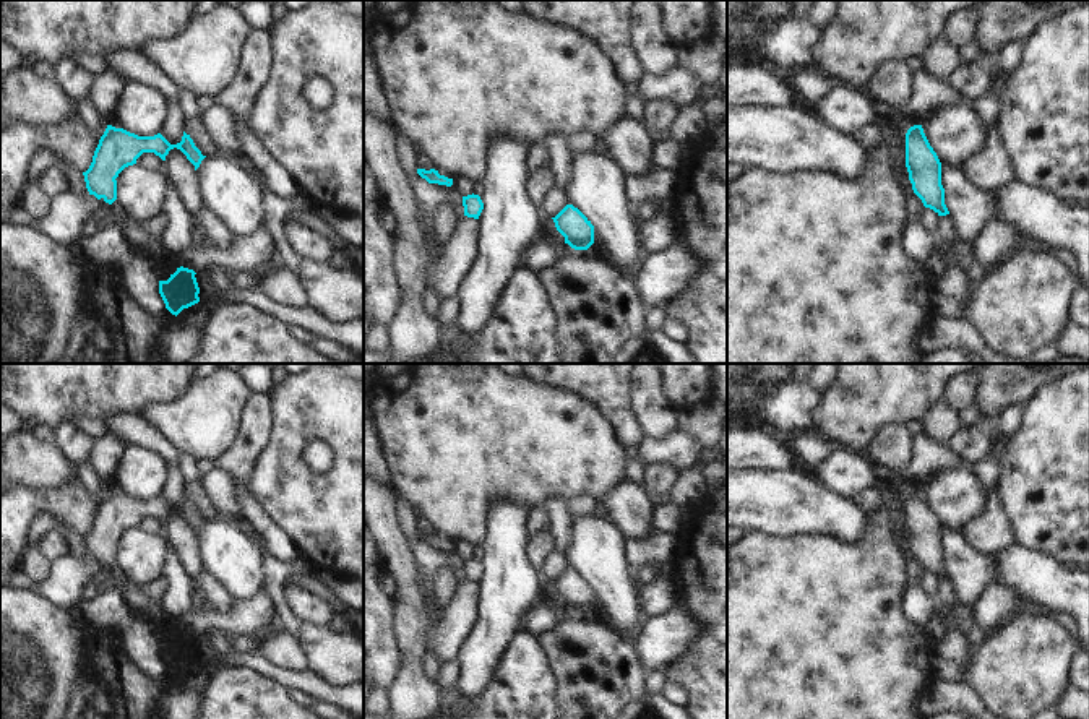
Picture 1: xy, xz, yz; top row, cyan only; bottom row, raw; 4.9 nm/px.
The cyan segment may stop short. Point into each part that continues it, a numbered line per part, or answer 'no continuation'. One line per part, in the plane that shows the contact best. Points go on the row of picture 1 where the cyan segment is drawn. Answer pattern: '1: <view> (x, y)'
no continuation

